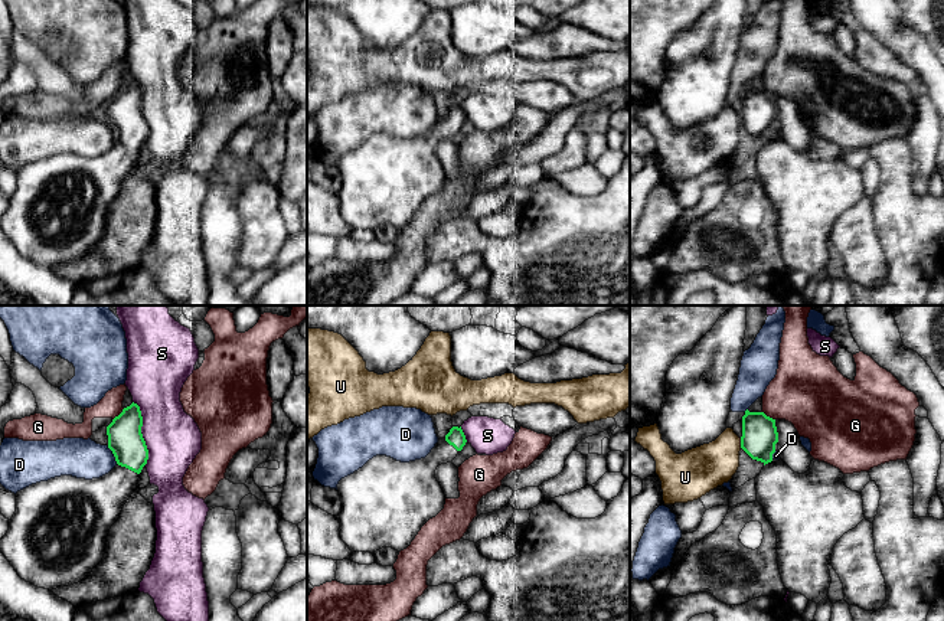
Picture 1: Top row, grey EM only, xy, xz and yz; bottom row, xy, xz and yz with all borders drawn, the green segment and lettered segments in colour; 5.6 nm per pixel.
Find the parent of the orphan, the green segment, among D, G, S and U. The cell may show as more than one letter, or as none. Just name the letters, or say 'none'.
none

